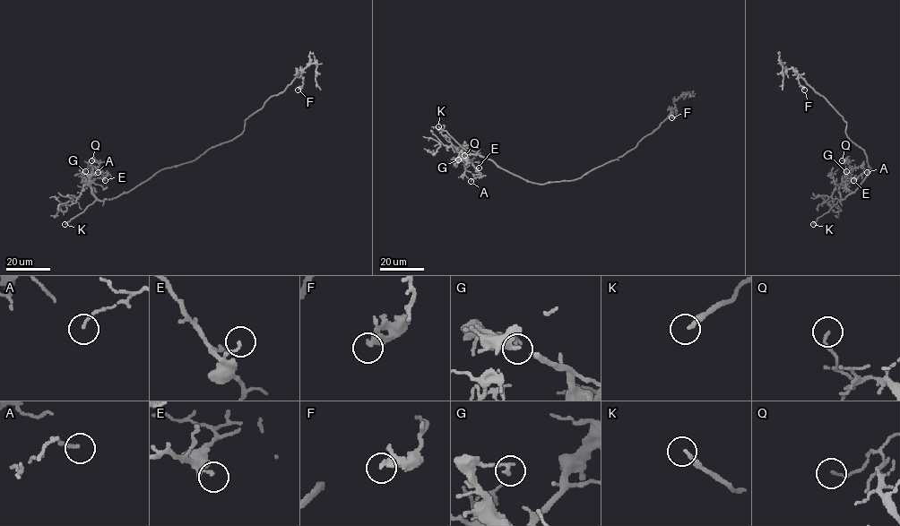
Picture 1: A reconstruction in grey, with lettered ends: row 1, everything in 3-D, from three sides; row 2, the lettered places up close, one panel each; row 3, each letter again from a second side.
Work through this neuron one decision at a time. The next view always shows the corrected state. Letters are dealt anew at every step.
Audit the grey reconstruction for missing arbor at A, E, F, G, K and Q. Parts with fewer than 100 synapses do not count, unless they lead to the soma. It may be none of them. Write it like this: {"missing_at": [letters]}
{"missing_at": ["K"]}

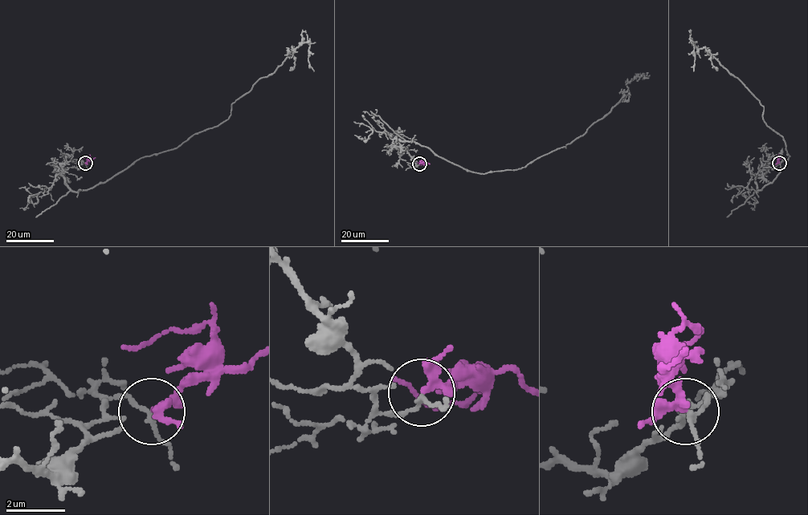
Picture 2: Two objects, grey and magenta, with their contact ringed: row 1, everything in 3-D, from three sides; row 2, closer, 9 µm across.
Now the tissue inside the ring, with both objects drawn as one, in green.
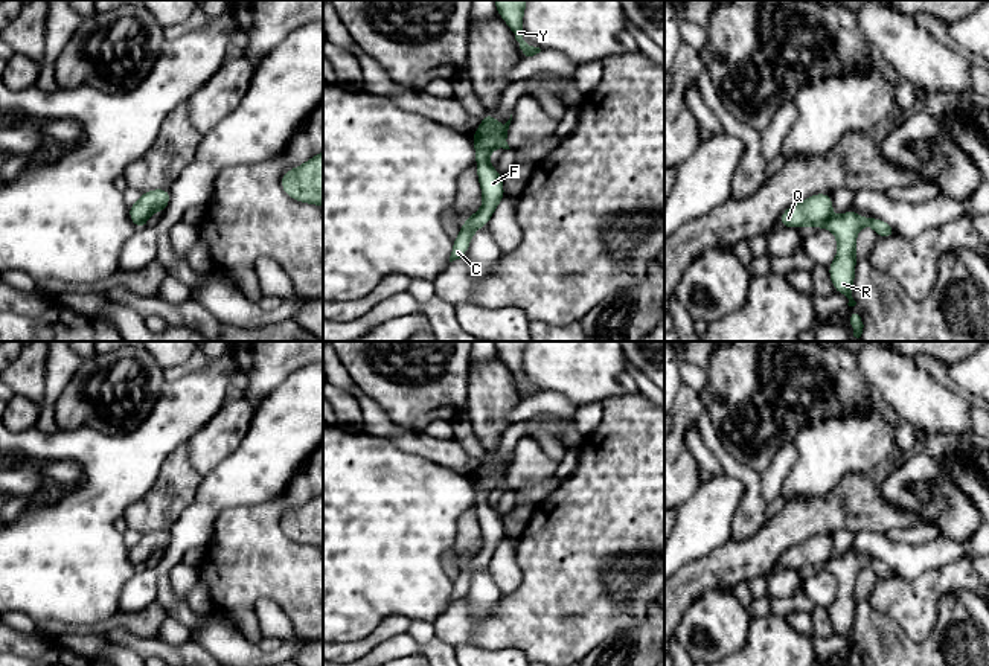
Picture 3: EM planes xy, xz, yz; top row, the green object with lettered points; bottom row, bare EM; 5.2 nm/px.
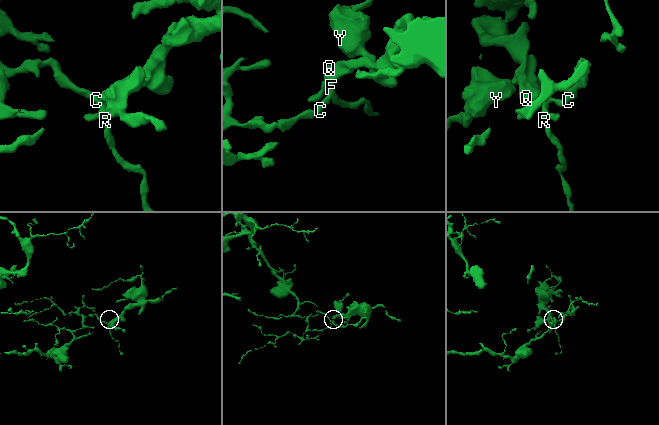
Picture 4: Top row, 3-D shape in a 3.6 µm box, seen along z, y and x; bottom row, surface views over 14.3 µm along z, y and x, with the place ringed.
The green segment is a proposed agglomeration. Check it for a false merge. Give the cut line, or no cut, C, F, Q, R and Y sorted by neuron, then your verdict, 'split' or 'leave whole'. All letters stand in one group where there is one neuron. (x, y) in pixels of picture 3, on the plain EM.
xz (486, 500), (476, 503) | C F R / Q Y | split

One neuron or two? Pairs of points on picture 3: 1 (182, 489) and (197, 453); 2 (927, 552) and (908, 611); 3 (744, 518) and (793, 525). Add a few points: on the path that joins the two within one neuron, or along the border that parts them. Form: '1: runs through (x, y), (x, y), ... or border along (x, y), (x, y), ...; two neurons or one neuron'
1: border along (188, 441), (188, 462), (203, 476); two neurons
2: border along (953, 561), (930, 567), (913, 578), (898, 576); two neurons
3: border along (765, 520), (750, 537), (732, 538); two neurons

